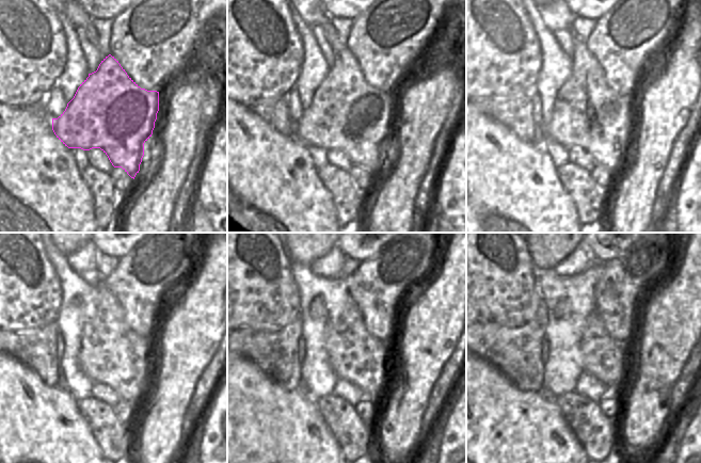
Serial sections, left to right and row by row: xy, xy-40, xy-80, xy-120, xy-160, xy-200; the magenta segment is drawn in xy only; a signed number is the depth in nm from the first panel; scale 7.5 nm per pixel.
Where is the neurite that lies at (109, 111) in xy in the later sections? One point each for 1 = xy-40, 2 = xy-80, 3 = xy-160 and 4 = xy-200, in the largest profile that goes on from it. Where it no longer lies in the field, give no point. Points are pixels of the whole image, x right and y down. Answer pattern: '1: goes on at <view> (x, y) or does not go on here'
1: goes on at xy-40 (346, 112)
2: goes on at xy-80 (587, 113)
3: goes on at xy-160 (354, 355)
4: goes on at xy-200 (605, 358)

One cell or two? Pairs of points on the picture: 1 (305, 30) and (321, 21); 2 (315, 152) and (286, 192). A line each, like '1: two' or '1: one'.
1: two
2: two

